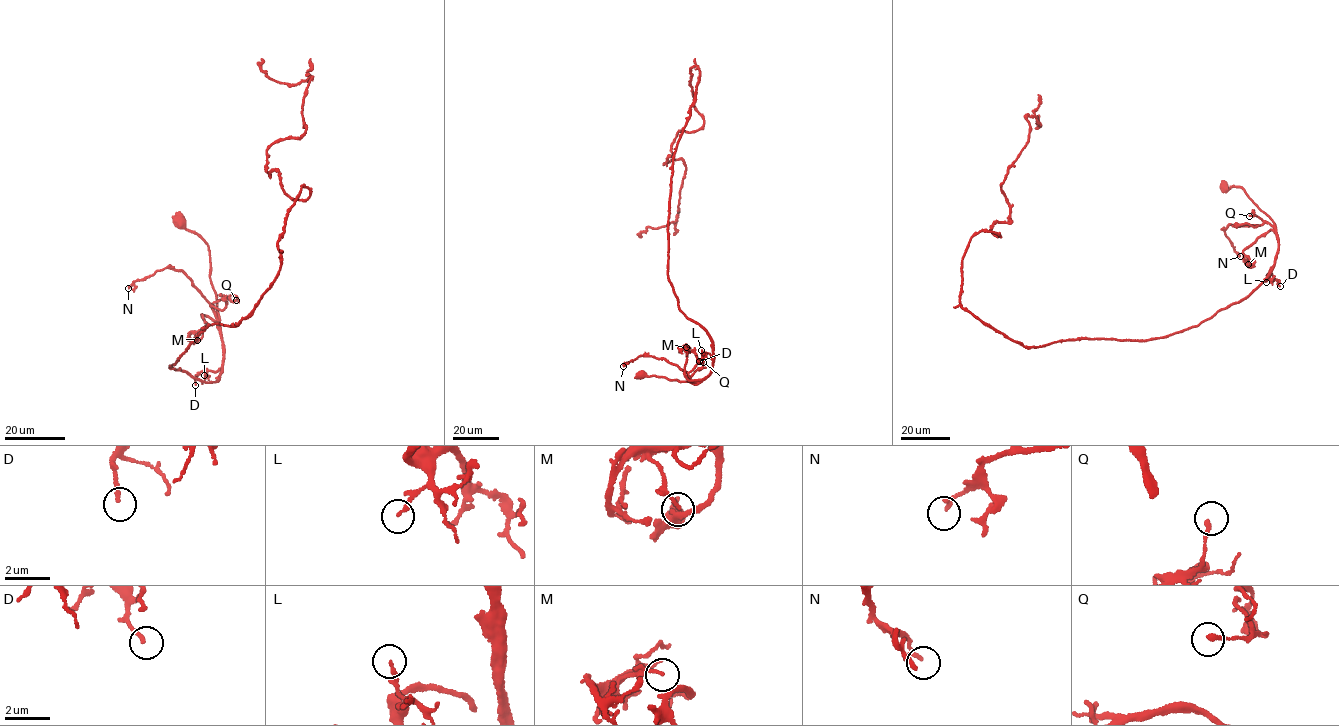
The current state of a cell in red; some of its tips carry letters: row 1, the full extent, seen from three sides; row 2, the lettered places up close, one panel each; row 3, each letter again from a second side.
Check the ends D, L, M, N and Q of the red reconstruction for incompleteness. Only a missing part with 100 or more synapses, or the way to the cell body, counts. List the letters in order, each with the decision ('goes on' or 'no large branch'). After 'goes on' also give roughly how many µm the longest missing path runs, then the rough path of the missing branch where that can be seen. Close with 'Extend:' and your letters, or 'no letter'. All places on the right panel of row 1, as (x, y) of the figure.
D: no large branch
L: no large branch
M: no large branch
N: no large branch
Q: no large branch
Extend: no letter

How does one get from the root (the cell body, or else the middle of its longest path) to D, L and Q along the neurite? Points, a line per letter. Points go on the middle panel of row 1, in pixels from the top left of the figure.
D: (642, 374), (697, 384), (709, 374), (713, 366), (709, 353), (704, 353), (699, 361)
L: (642, 374), (698, 383), (709, 374), (713, 366), (710, 355), (703, 354), (701, 350)
Q: (642, 374), (697, 384), (689, 377), (702, 367), (703, 362)

